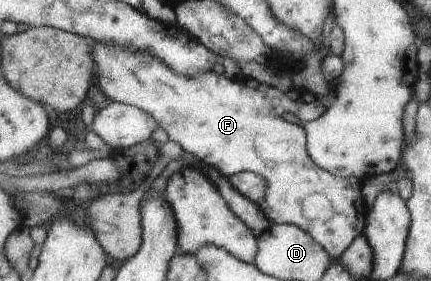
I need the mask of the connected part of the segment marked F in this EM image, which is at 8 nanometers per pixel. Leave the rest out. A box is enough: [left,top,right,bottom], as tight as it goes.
[85,38,367,261]

